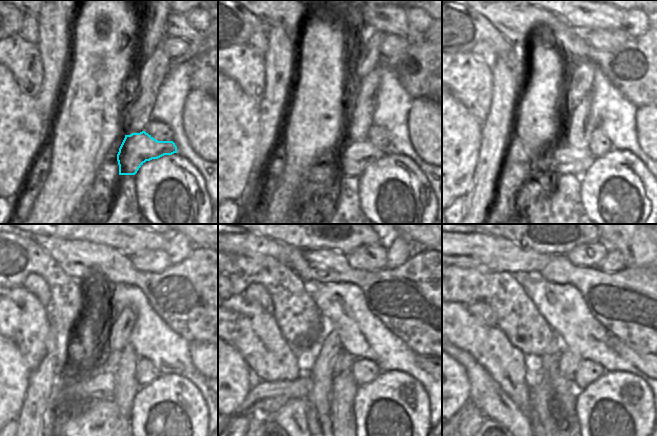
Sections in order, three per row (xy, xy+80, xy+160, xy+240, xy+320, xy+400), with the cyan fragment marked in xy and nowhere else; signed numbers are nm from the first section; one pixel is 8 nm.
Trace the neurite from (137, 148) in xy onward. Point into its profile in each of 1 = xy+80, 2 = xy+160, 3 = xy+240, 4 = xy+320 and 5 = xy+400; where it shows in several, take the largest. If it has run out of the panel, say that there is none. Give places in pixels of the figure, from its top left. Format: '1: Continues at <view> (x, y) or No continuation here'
1: Continues at xy+80 (352, 159)
2: Continues at xy+160 (557, 159)
3: Continues at xy+240 (102, 385)
4: Continues at xy+320 (264, 398)
5: Continues at xy+400 (469, 407)

